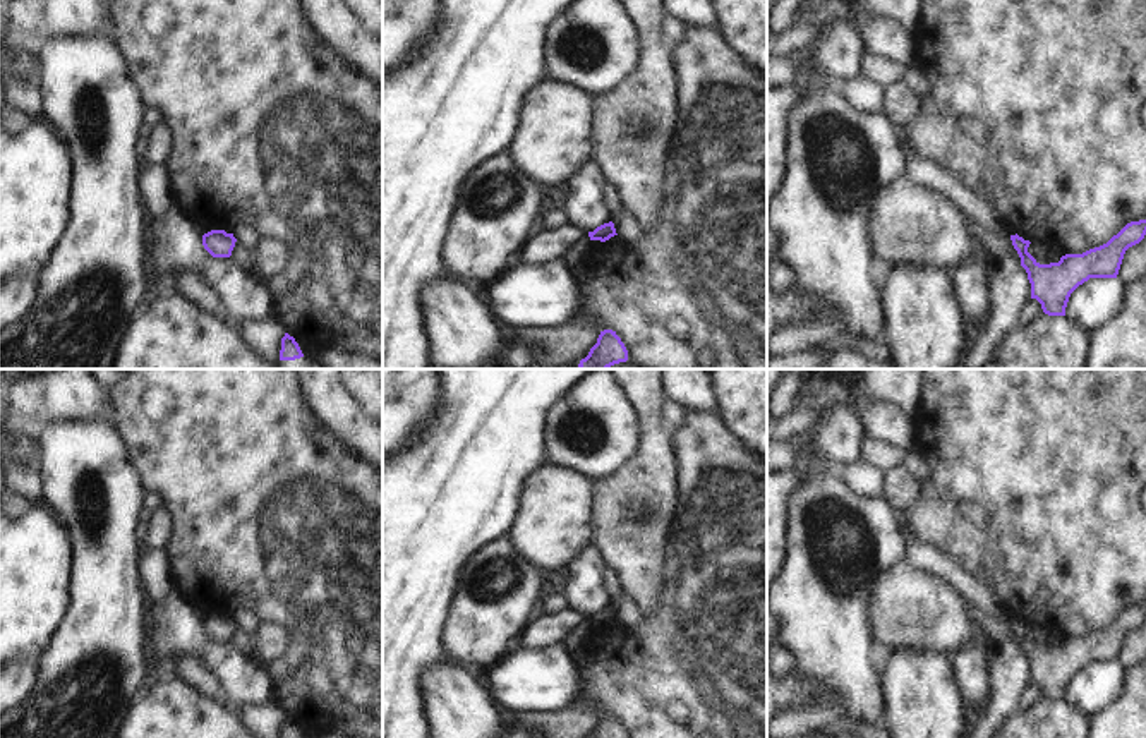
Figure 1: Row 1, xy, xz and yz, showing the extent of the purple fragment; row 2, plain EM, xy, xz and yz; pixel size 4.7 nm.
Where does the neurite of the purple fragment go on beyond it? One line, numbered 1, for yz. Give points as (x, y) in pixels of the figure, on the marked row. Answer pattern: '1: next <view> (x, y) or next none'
1: next none

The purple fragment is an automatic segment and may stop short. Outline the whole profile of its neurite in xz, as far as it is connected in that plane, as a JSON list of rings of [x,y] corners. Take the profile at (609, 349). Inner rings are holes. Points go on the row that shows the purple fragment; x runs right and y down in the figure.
[[[612,330],[600,331],[597,343],[588,355],[580,360],[580,369],[609,369],[614,364],[626,362],[628,350]]]

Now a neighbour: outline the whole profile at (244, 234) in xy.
[[[247,220],[238,221],[232,233],[245,249],[254,249],[259,239]]]

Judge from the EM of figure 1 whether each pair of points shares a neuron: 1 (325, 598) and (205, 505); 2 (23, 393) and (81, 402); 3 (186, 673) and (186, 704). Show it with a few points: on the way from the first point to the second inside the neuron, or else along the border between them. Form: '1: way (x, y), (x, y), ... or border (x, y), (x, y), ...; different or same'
1: way (299, 567), (235, 505); same
2: way (36, 399), (67, 399); same
3: border (177, 677), (218, 701); different

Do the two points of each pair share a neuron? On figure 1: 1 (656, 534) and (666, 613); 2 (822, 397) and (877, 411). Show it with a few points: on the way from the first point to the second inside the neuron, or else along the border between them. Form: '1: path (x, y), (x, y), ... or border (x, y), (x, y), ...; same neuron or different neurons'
1: border (669, 529), (663, 550), (659, 601), (654, 608); different neurons
2: path (836, 397), (848, 397), (863, 404); same neuron

